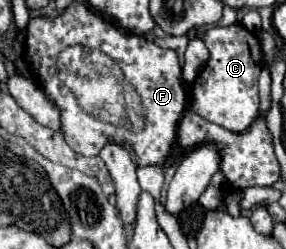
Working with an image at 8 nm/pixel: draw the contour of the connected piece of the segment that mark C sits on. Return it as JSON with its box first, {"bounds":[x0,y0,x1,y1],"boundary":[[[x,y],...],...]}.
{"bounds":[190,24,262,132],"boundary":[[[242,24],[226,28],[210,28],[204,34],[204,44],[210,50],[210,60],[202,74],[194,80],[190,108],[212,124],[230,132],[244,132],[258,114],[258,76],[262,64],[262,48],[256,34],[248,32]]]}

